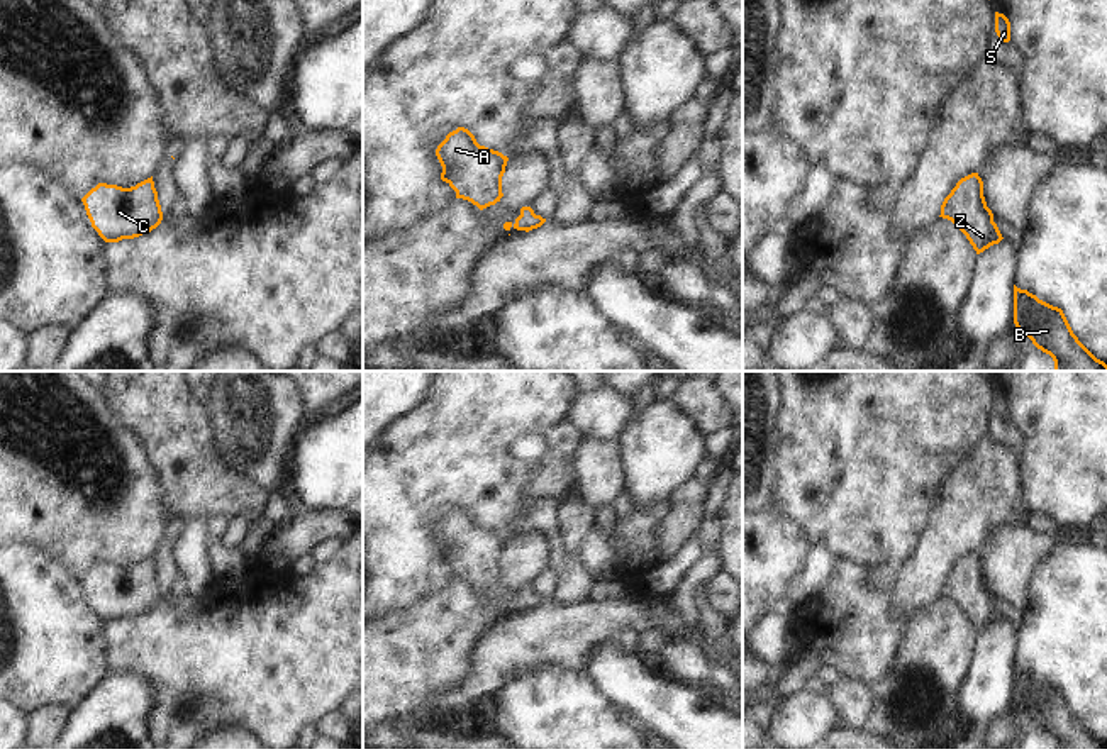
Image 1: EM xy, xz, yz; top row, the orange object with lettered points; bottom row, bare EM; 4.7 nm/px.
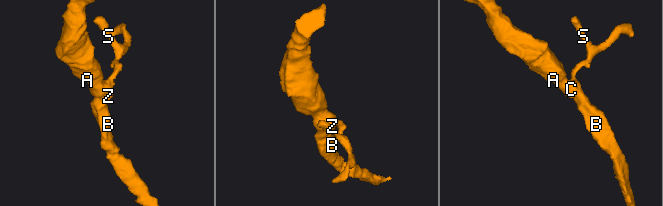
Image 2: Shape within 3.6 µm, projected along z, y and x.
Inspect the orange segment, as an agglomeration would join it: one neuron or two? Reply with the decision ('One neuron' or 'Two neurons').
One neuron

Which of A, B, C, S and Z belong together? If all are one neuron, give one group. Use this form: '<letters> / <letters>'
A B C S Z

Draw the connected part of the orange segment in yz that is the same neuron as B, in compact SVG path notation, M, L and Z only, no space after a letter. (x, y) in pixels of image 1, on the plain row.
M1014 664L1014 703L1054 741L1054 749L1107 749L1073 713L1061 688Z

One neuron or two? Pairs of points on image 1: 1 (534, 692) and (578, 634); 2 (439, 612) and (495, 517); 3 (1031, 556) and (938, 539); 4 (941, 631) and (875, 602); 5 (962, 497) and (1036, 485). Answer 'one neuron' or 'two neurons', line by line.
1: two neurons
2: two neurons
3: two neurons
4: two neurons
5: two neurons

